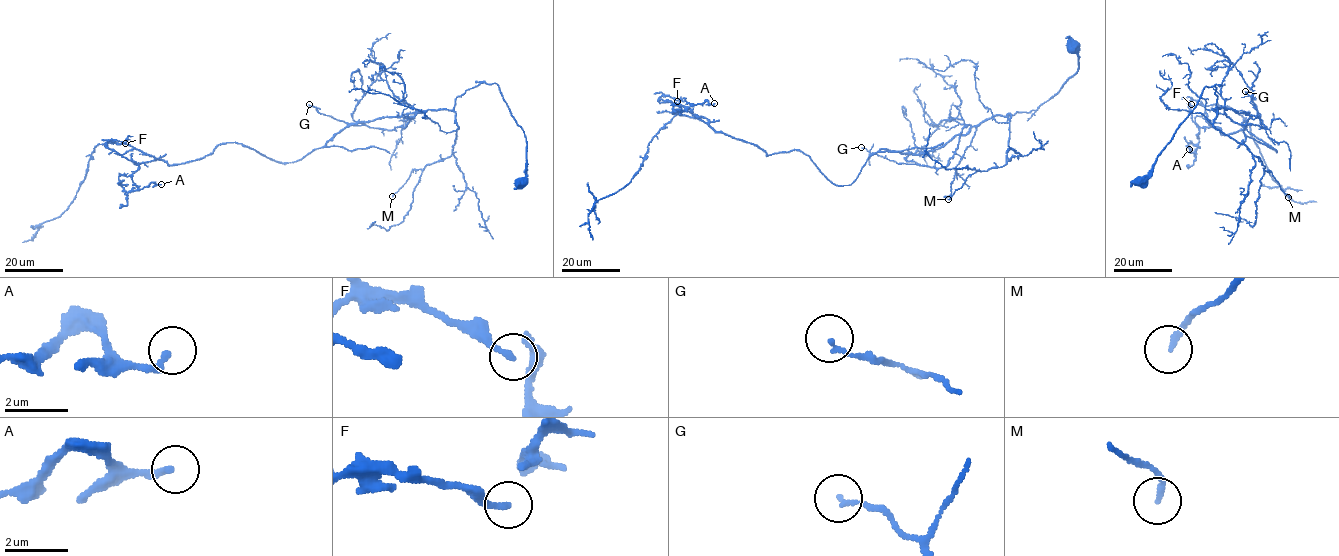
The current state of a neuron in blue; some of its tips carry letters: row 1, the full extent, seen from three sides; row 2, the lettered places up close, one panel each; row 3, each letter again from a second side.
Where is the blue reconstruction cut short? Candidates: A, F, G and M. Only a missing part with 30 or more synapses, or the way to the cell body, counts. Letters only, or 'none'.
none

